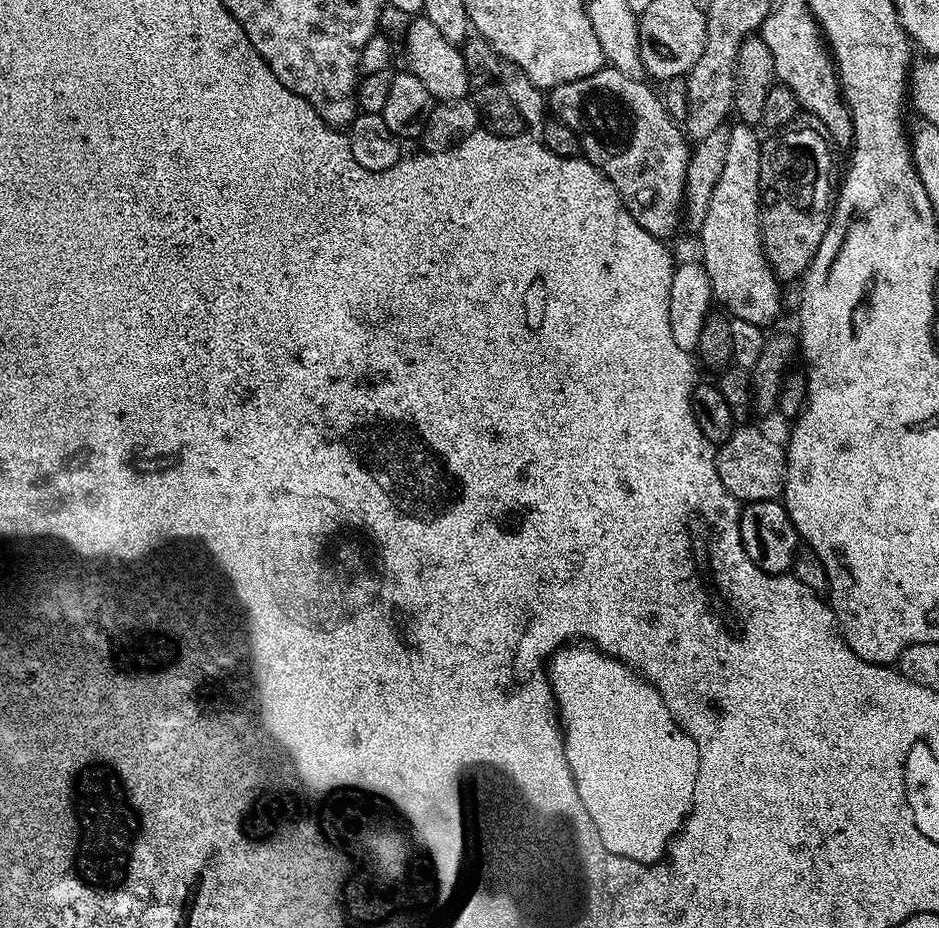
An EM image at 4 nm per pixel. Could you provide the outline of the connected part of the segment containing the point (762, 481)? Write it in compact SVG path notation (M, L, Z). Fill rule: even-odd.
M740 426L733 431L732 437L719 445L716 453L716 469L718 478L722 478L722 486L734 494L741 502L754 500L775 500L784 491L784 466L786 452L768 436L763 436L756 428Z

